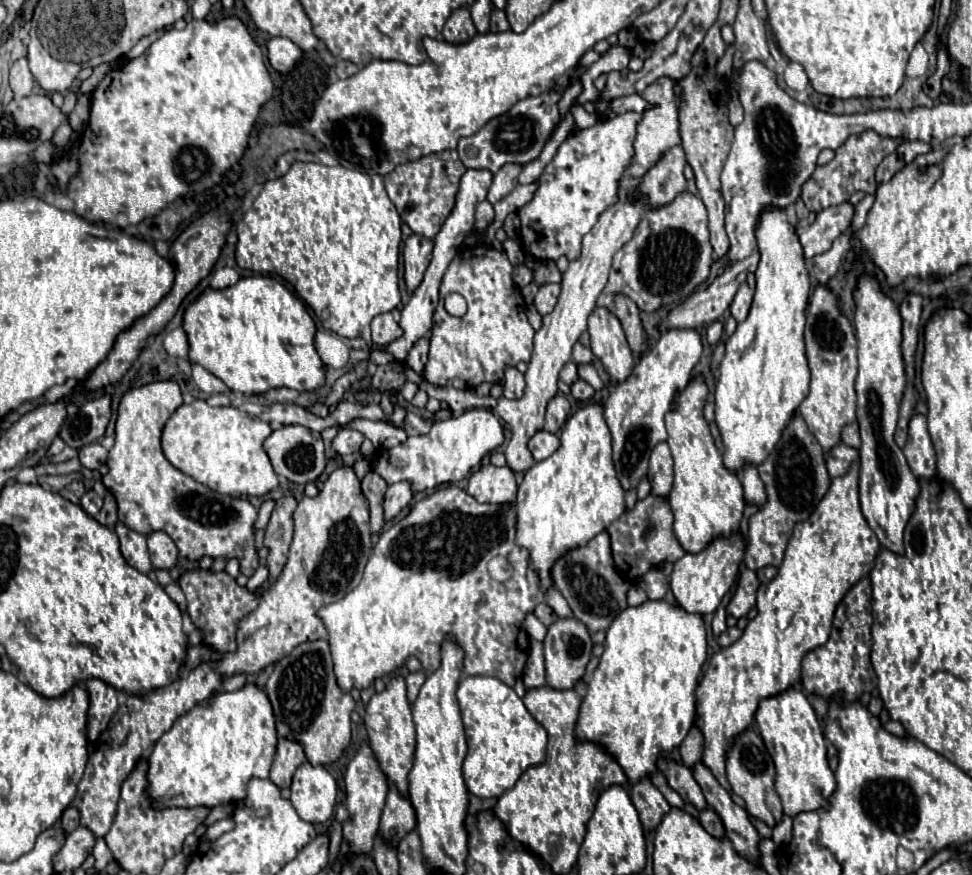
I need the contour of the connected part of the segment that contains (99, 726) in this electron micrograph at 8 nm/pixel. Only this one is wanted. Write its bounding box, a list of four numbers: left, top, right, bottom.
[84,678,118,740]

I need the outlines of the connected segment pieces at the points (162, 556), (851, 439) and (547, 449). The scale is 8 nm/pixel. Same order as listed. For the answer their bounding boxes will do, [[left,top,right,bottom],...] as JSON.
[[146,532,178,568],[840,422,860,448],[528,430,560,462]]

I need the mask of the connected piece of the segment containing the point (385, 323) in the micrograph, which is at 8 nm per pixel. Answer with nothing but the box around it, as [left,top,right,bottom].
[372,312,402,346]

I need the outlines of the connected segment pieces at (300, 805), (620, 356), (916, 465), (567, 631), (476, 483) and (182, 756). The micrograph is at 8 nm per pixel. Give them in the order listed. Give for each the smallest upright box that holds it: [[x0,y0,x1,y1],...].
[[290,762,336,822],[588,306,634,382],[904,414,936,478],[542,618,592,690],[468,464,516,502],[148,682,278,808]]

